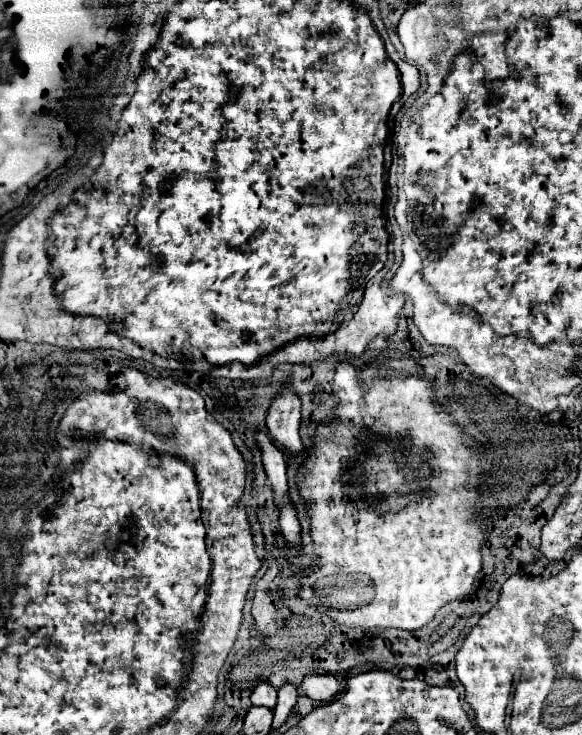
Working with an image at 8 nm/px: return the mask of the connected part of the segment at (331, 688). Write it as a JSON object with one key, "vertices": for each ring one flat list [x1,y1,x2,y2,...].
{"vertices":[[307,674,303,684,301,684,301,692,313,700,333,700,341,690,341,684,335,676,331,674]]}

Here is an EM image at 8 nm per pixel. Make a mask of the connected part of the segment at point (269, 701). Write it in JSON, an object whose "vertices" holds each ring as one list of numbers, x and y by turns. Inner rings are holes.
{"vertices":[[263,682,263,684,259,684,259,686,253,690,251,702,253,702,255,706,275,708,275,704,277,704,277,690,275,690,271,684]]}

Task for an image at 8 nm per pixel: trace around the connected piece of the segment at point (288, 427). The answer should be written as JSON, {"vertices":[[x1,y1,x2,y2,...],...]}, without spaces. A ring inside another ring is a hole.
{"vertices":[[291,386,283,388,267,414,267,430,271,438,289,454,301,454,303,442,299,436,299,418,301,418,301,402]]}

